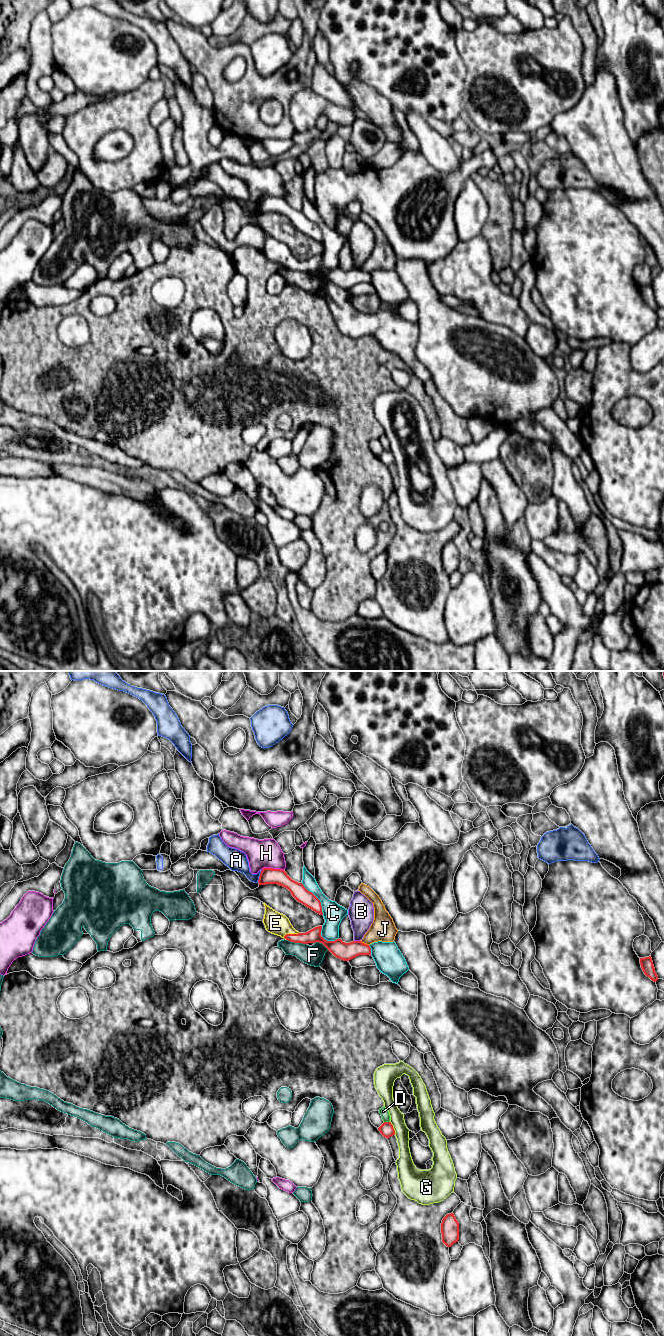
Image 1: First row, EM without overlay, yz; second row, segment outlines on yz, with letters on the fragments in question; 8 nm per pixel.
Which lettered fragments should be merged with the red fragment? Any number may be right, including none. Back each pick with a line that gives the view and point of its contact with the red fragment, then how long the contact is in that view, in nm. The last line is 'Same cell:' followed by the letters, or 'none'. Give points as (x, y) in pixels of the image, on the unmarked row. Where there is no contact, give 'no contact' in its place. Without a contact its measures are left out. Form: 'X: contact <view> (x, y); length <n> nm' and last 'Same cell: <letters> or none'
E: contact yz (290, 262); length 130 nm
Same cell: E

